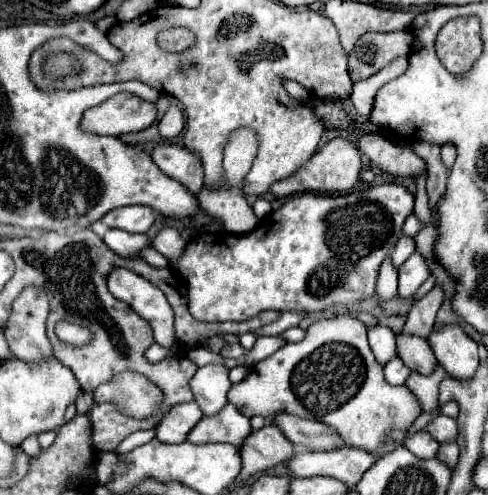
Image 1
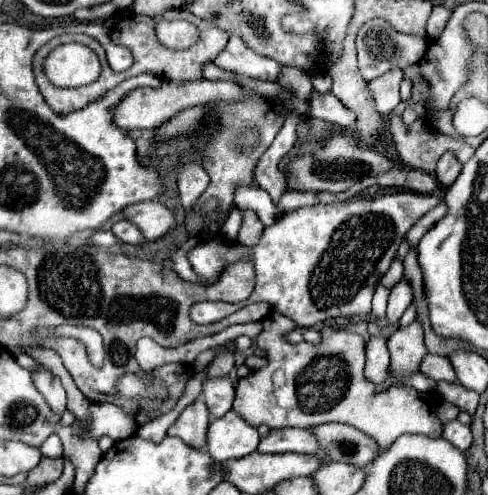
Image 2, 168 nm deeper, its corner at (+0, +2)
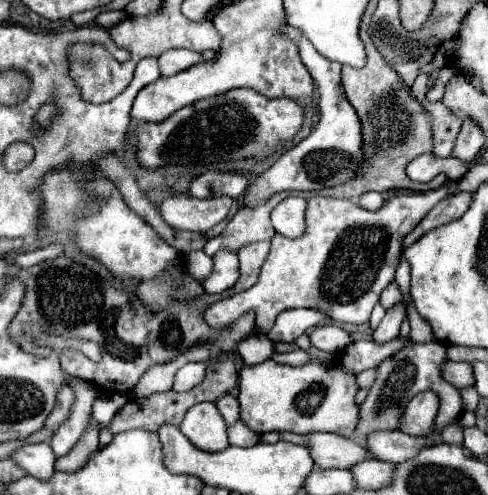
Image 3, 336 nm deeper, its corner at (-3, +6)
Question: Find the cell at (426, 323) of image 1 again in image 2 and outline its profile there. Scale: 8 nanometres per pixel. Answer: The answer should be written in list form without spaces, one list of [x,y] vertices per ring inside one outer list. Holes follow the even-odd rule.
[[[414,320],[410,326],[398,328],[388,338],[388,350],[390,350],[390,370],[394,374],[412,374],[418,370],[420,360],[428,352],[424,348],[424,332],[420,328],[420,320]]]

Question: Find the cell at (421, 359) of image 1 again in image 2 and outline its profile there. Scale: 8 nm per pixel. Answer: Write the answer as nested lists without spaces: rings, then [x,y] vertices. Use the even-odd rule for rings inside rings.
[[[426,354],[424,360],[420,362],[420,372],[426,374],[432,380],[446,380],[446,382],[456,382],[456,374],[452,364],[448,362],[446,356],[432,356]]]

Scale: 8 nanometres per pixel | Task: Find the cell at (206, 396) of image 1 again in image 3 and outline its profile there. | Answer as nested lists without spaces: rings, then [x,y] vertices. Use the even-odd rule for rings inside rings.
[[[225,394],[223,400],[217,400],[217,408],[223,414],[227,426],[231,426],[231,424],[235,424],[239,420],[239,402],[231,394]]]

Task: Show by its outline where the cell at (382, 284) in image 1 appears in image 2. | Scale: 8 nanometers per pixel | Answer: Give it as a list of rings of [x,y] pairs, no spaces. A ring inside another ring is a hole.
[[[382,282],[378,284],[376,292],[374,292],[374,300],[372,300],[372,314],[382,318],[386,314],[386,302],[388,302],[388,296],[390,296],[390,288],[388,290],[382,290]]]

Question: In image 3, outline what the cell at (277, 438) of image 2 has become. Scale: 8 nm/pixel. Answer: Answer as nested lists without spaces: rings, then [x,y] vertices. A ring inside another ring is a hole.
[[[309,434],[309,452],[319,468],[353,468],[355,464],[373,458],[365,446],[339,434]]]

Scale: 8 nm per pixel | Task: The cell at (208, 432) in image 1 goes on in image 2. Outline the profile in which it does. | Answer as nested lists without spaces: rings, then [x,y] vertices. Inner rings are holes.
[[[232,410],[226,416],[212,420],[208,426],[206,448],[216,462],[244,458],[256,450],[258,442],[258,430]]]

